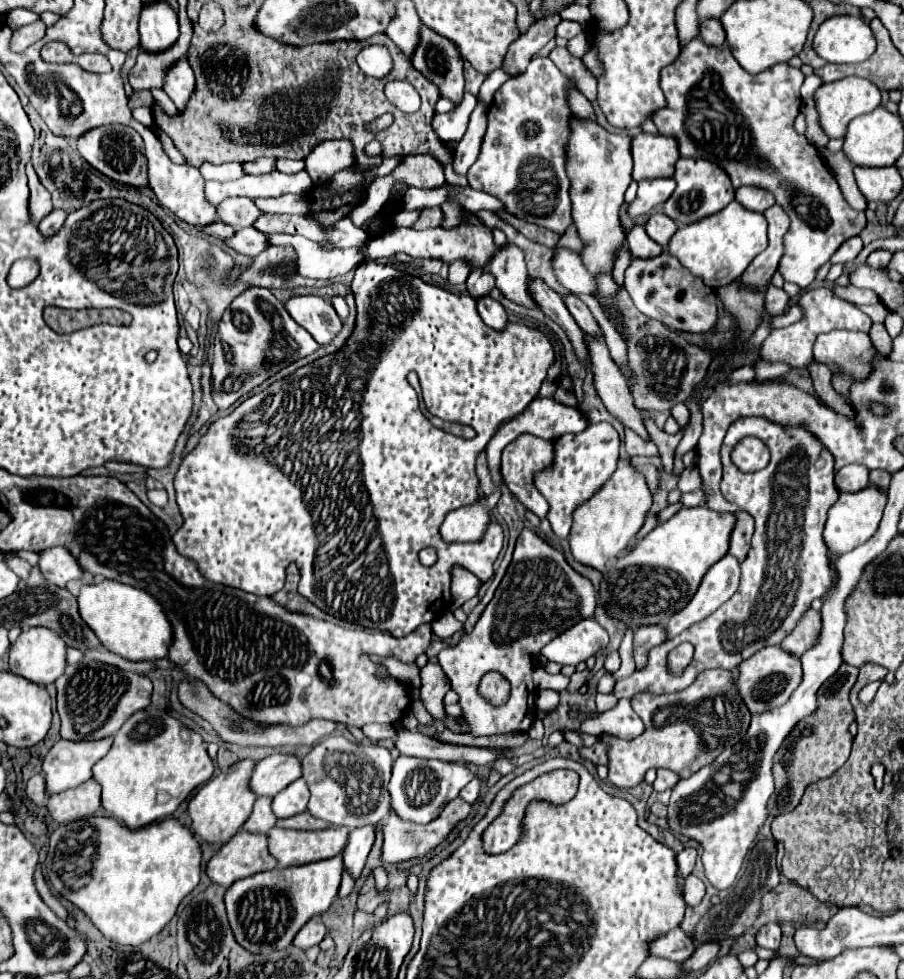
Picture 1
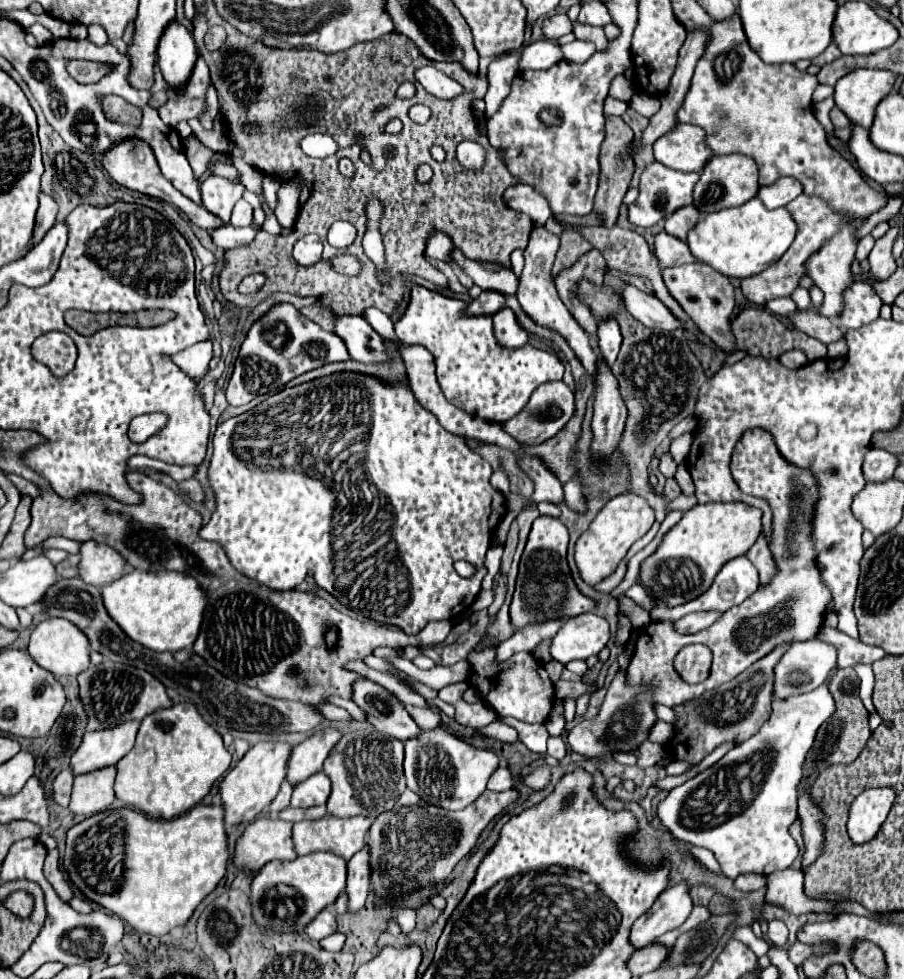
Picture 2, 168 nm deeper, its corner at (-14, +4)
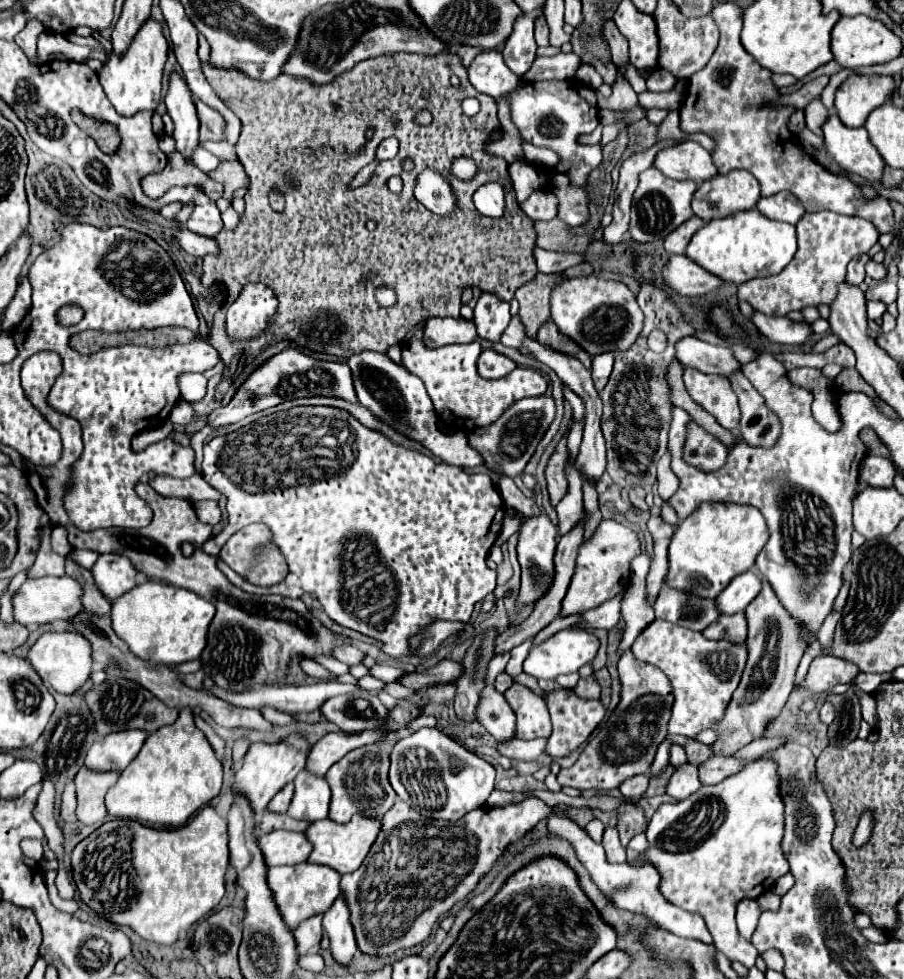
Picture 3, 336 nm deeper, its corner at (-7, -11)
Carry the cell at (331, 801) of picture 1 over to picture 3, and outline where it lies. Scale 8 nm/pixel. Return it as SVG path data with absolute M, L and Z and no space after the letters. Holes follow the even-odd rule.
M367 745L347 753L339 763L327 771L327 781L331 787L331 807L329 819L347 823L355 813L379 815L383 817L395 803L395 791L387 779L387 749L381 745Z

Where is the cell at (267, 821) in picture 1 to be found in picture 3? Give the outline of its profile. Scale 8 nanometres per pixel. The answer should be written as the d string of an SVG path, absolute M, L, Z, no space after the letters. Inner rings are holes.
M287 783L287 785L269 801L267 809L269 809L269 811L275 811L275 813L285 813L287 807L289 807L289 803L291 803L291 799L293 799L293 783Z

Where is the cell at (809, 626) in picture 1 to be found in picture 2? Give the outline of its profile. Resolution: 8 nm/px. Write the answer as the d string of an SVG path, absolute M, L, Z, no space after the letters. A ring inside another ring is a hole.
M824 626L818 636L818 640L822 642L828 642L832 644L836 650L838 650L838 666L840 668L846 668L846 666L852 666L856 660L858 662L874 662L876 658L880 660L882 656L886 656L884 650L880 648L874 648L874 646L866 646L862 642L856 642L852 640L850 636L846 636L844 632L840 632L838 628L830 628L830 626Z

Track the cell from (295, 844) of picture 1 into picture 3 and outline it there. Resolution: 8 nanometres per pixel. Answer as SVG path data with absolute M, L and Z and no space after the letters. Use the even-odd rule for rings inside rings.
M353 815L349 823L335 823L331 819L315 821L305 831L307 839L313 843L313 851L311 851L311 855L309 855L307 861L309 863L319 863L319 865L333 867L341 875L353 873L355 869L359 869L359 865L367 857L367 853L369 853L371 845L375 843L379 831L381 831L381 819L379 817Z

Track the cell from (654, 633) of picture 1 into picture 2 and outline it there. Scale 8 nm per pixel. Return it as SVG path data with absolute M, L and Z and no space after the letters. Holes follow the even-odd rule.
M720 612L688 614L688 616L674 622L674 630L680 634L694 634L694 632L700 632L700 630L708 628L710 624L714 624L718 618L720 618Z

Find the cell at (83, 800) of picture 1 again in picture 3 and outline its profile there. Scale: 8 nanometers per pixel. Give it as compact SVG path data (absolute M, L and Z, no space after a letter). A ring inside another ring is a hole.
M81 767L75 775L75 787L77 787L77 819L85 825L99 823L107 817L103 797L107 789L119 779L121 771L93 771L89 767Z

